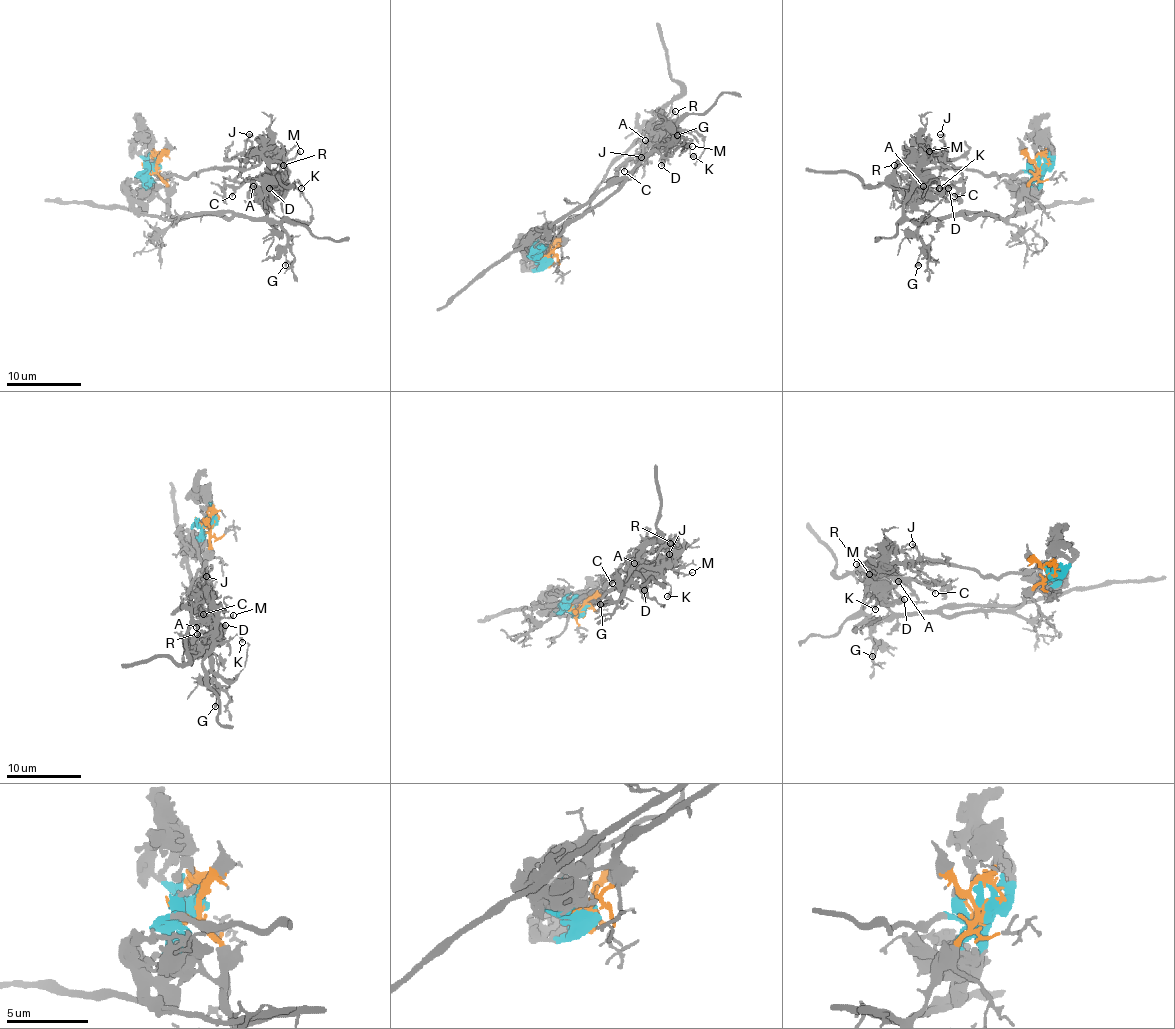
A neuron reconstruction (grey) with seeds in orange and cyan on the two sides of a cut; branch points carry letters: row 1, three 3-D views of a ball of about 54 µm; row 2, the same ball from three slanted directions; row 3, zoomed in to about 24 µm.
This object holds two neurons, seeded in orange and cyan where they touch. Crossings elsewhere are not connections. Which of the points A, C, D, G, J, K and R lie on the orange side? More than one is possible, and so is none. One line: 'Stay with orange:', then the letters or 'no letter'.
Stay with orange: G, K

